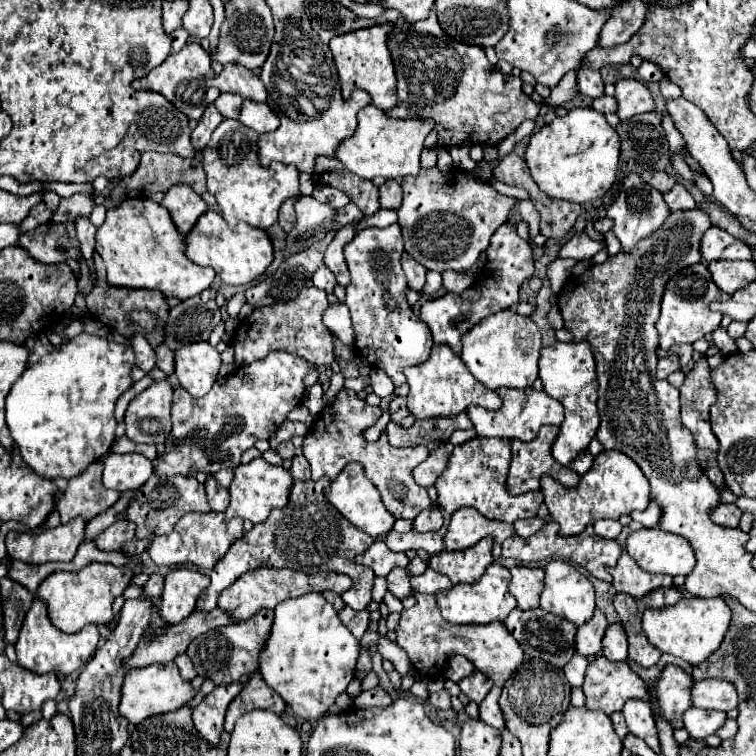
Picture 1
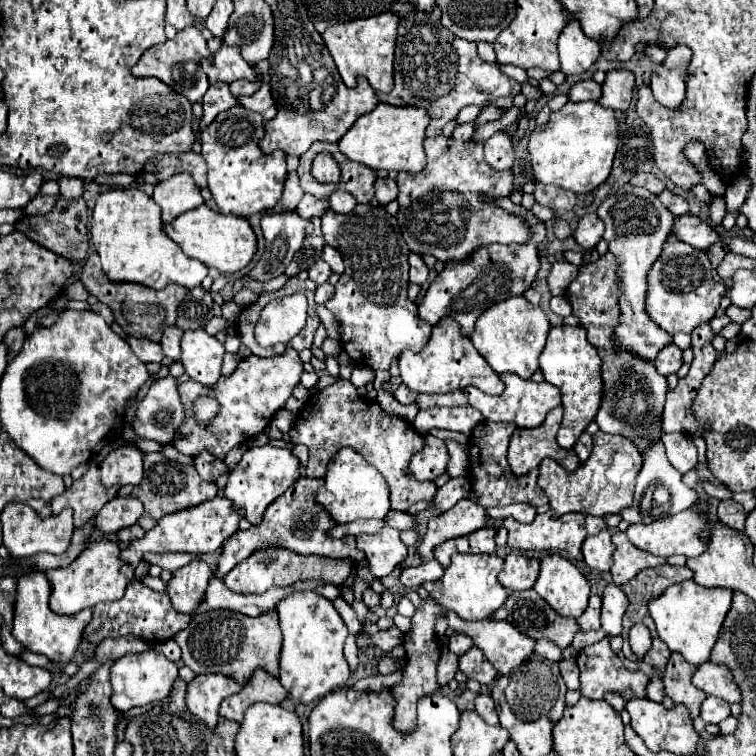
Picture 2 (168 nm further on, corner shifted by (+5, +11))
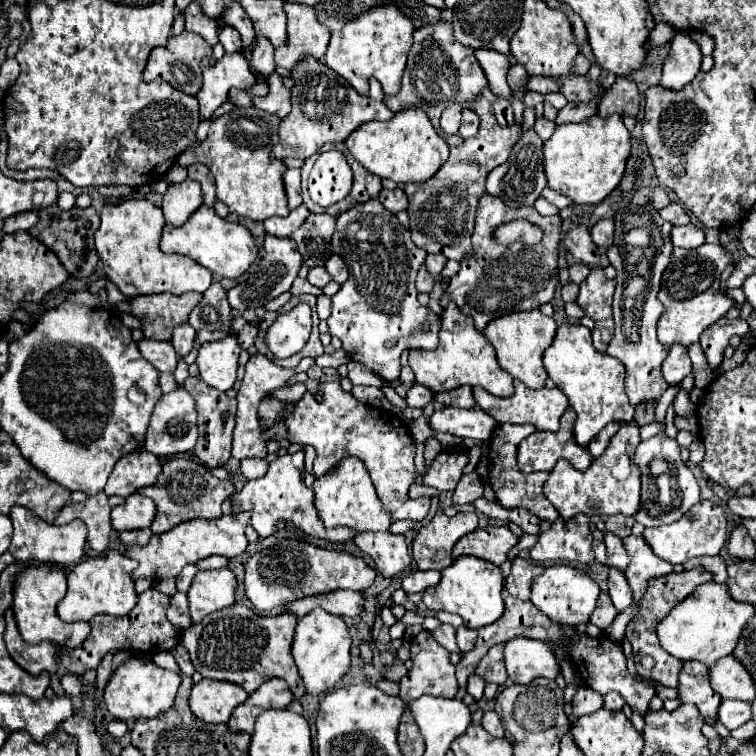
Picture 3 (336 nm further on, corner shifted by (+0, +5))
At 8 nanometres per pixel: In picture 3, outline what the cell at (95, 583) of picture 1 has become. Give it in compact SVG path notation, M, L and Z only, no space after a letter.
M109 548L107 554L87 558L79 562L71 572L67 572L67 594L57 604L57 614L65 622L89 622L95 614L111 614L111 616L125 616L137 602L137 592L133 588L131 570L135 562L125 554Z

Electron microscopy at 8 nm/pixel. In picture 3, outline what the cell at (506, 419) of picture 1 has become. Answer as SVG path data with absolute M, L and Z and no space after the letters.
M515 382L515 394L511 398L497 398L489 392L485 392L483 388L473 388L477 406L485 412L489 412L499 424L503 422L511 422L511 424L531 424L537 430L547 430L547 432L555 432L559 428L559 418L561 414L567 410L567 398L559 388L541 388L541 390L533 390L527 388L523 382Z

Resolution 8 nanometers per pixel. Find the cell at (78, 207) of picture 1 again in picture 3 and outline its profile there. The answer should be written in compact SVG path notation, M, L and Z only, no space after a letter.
M29 210L29 212L21 212L21 214L15 214L11 218L5 220L5 226L3 230L7 234L13 234L13 232L19 232L19 230L29 230L31 226L35 226L35 222L39 220L39 212L37 210Z

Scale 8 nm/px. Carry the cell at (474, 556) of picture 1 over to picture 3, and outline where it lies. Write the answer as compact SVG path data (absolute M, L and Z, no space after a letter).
M507 526L477 528L475 534L465 534L465 538L461 538L455 544L453 558L469 554L469 556L477 556L481 560L501 566L507 558L507 552L517 542L519 542L519 538Z

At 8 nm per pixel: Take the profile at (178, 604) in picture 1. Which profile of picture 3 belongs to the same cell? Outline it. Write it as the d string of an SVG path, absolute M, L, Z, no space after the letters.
M229 568L197 572L187 592L191 620L201 622L207 614L233 604L235 584L235 574Z

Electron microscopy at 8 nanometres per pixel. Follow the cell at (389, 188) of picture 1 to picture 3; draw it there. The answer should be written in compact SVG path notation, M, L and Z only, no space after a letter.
M395 188L395 190L381 190L379 194L379 202L393 214L401 212L407 208L407 196L401 188Z

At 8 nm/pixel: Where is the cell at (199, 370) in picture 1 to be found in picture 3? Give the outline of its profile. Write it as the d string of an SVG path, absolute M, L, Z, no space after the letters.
M227 336L219 342L205 342L197 350L195 364L199 366L201 380L221 392L235 384L239 346L235 336Z

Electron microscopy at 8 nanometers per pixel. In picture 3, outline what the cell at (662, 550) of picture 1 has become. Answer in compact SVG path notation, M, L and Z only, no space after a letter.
M701 500L697 502L697 506L693 506L693 510L689 510L689 514L685 514L685 518L673 522L673 524L665 524L665 526L657 526L657 528L645 528L643 534L645 542L649 542L649 548L667 562L673 564L683 564L689 558L697 558L697 556L715 556L719 554L719 550L723 548L725 540L727 540L727 516L723 512L723 508L719 508L715 502L709 500Z

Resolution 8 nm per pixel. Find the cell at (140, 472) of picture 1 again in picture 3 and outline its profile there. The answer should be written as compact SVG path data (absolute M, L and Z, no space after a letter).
M139 448L137 452L125 454L117 466L113 468L105 494L117 494L117 496L131 496L139 488L145 488L157 480L157 474L161 474L161 464L157 456L149 454L145 448Z

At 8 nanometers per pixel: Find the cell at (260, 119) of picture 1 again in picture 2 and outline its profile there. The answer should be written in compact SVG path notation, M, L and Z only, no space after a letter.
M262 84L262 88L256 94L240 96L238 100L242 102L244 108L262 114L266 120L272 120L276 116L276 104L274 104L274 98L272 98L272 92L270 92L268 84Z

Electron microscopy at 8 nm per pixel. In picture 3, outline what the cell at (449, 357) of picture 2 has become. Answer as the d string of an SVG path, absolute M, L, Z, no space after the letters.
M449 304L441 314L439 346L435 350L411 350L409 366L415 372L415 382L427 386L433 392L451 392L463 384L469 384L481 386L489 394L501 398L509 398L513 394L513 378L497 364L489 340L477 332L473 320L465 318L465 314L461 314L453 304Z

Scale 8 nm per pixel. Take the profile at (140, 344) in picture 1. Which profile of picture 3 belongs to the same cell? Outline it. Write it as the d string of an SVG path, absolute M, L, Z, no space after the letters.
M141 340L139 342L141 356L153 364L159 372L175 372L177 368L177 354L171 346L171 342L157 342L157 340Z

